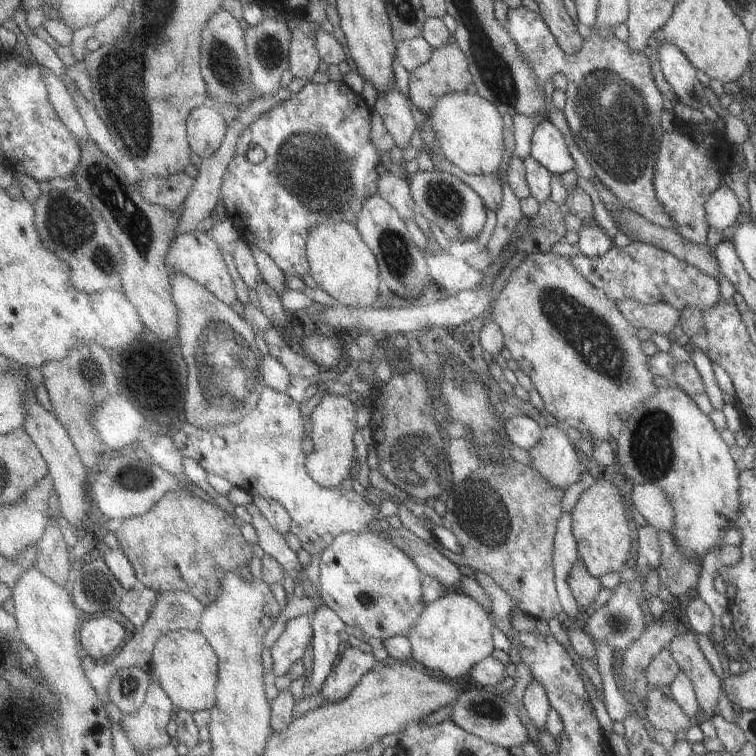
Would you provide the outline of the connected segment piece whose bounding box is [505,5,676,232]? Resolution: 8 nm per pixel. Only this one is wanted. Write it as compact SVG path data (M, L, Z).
M523 5L508 10L508 22L505 26L506 30L510 32L510 36L514 38L514 44L526 56L524 60L528 60L528 64L534 68L534 72L536 72L534 76L542 90L545 90L546 82L550 78L552 79L556 73L564 73L568 79L564 115L568 125L571 126L574 144L580 149L580 152L584 153L592 170L596 173L596 177L604 184L604 187L610 188L626 209L640 214L651 224L670 228L676 232L676 226L672 222L674 218L670 218L670 214L664 210L656 198L653 186L656 150L658 150L658 140L663 132L660 116L662 116L664 104L663 95L653 80L650 60L645 52L632 52L628 48L627 42L621 42L615 36L598 38L596 32L592 31L592 34L583 40L583 46L579 52L574 55L564 54L539 14L528 10Z

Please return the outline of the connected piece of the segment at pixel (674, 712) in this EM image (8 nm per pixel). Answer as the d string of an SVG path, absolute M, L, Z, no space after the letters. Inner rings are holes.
M669 686L650 688L646 694L644 707L648 723L656 729L677 733L679 730L691 727L690 718L672 698Z

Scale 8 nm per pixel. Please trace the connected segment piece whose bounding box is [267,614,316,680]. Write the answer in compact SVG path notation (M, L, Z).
M304 614L287 625L284 634L271 649L275 664L271 675L267 675L269 680L287 675L296 660L304 658L306 650L313 644L314 632L314 614Z

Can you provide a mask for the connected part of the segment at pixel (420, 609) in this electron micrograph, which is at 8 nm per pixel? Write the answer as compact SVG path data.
M383 533L342 534L326 548L321 562L319 594L346 625L383 642L394 636L408 637L417 627L428 606L424 593L427 576L412 556L386 540Z

